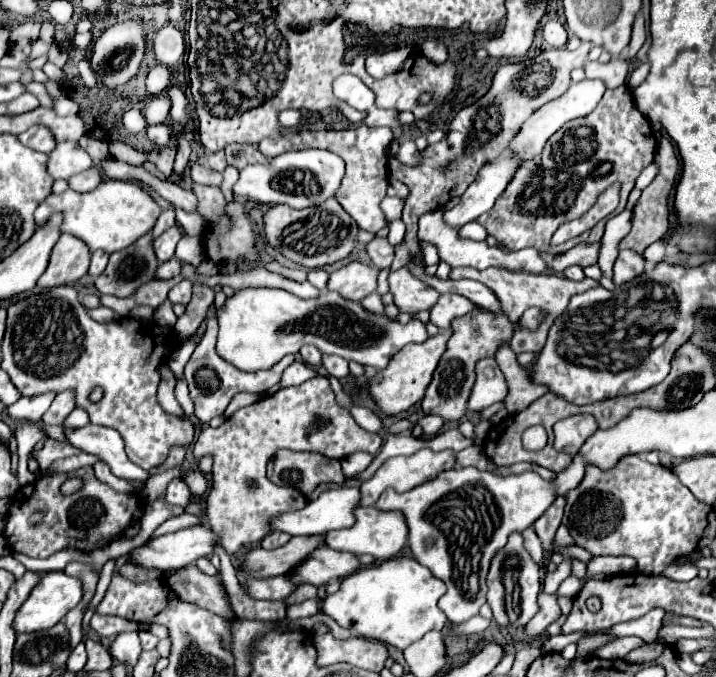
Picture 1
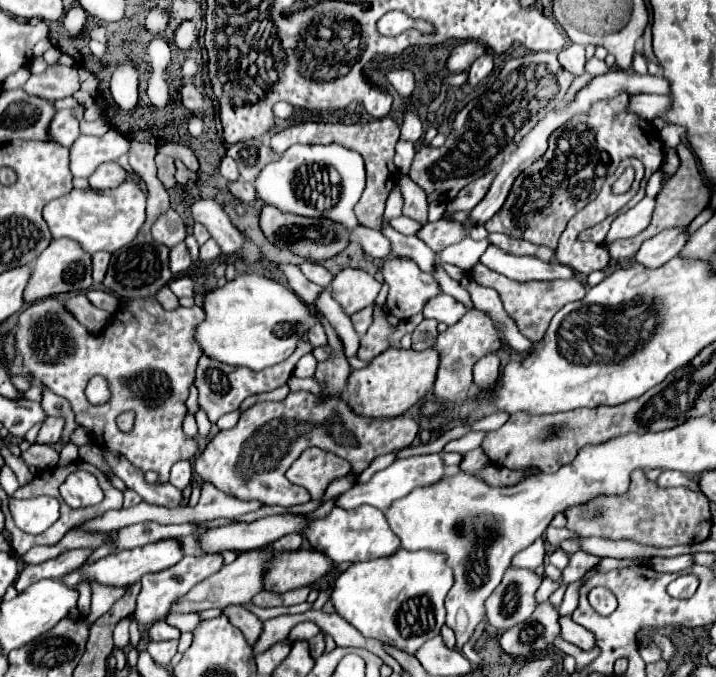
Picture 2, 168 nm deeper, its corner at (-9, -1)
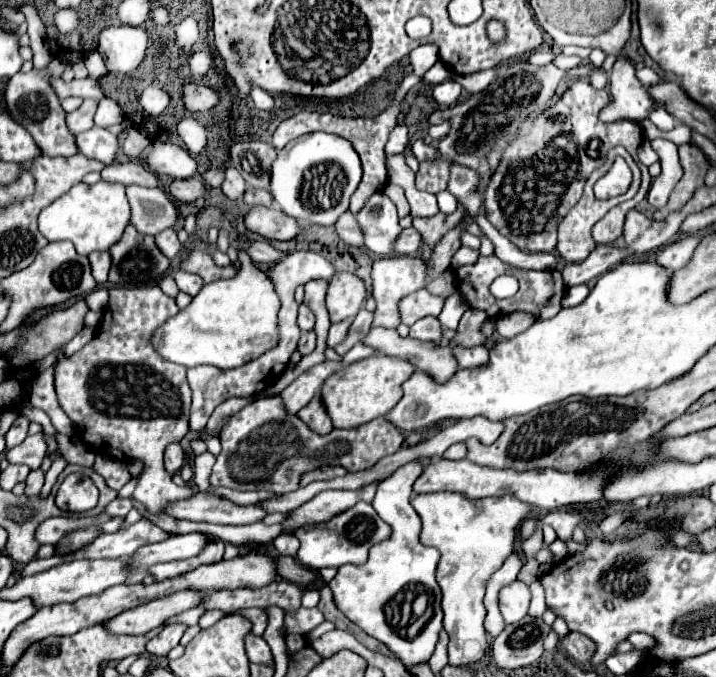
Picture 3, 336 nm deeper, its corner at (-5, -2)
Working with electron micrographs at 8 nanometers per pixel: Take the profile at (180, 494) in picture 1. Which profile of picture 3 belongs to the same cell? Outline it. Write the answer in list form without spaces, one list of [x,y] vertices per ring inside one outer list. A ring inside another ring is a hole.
[[[173,443],[165,449],[165,469],[169,475],[179,473],[179,469],[185,465],[185,453],[179,443]]]

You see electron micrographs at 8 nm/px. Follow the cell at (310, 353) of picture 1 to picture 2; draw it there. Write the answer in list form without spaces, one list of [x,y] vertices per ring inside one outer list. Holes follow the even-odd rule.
[[[321,324],[311,326],[309,332],[307,332],[307,338],[309,338],[309,342],[311,342],[313,348],[317,348],[317,346],[325,346],[325,344],[327,344],[327,336],[325,336],[325,330],[323,330]]]

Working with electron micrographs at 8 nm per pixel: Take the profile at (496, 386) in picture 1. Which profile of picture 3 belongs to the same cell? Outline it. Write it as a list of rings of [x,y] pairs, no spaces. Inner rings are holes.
[[[475,347],[475,349],[455,349],[457,363],[461,369],[475,369],[477,365],[489,363],[489,349],[487,347]]]

